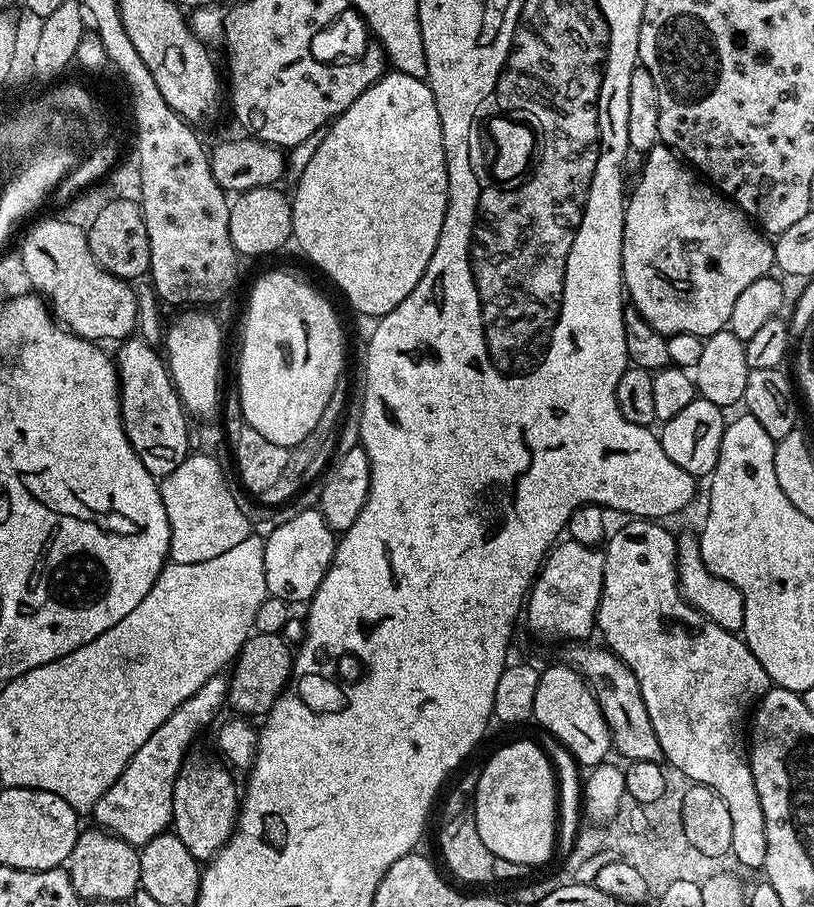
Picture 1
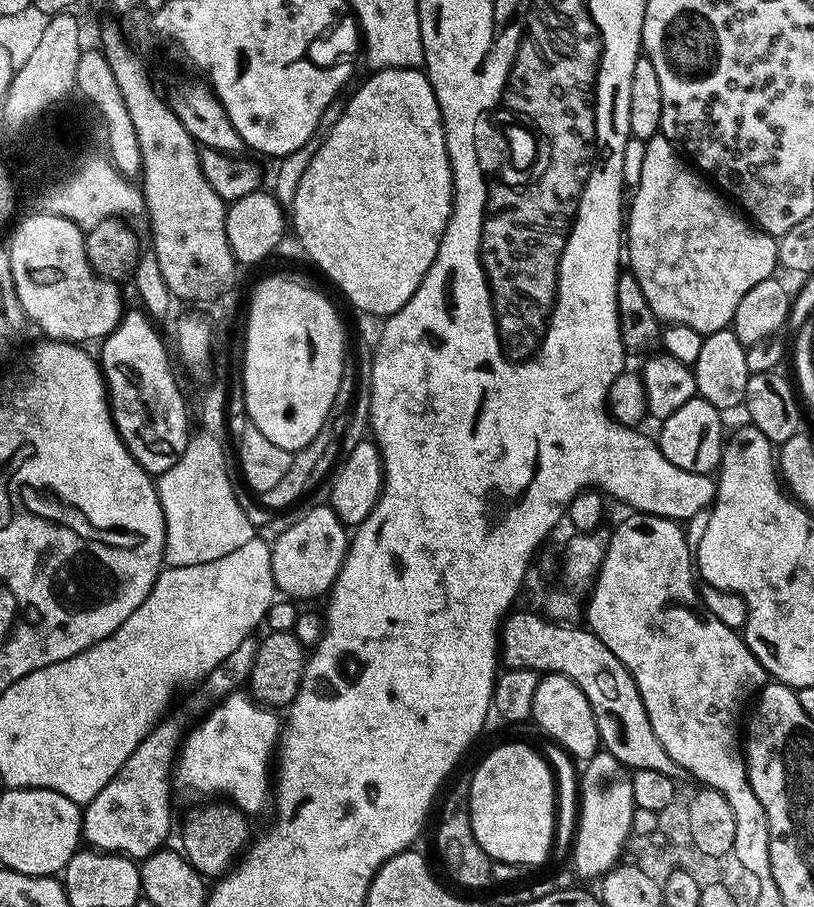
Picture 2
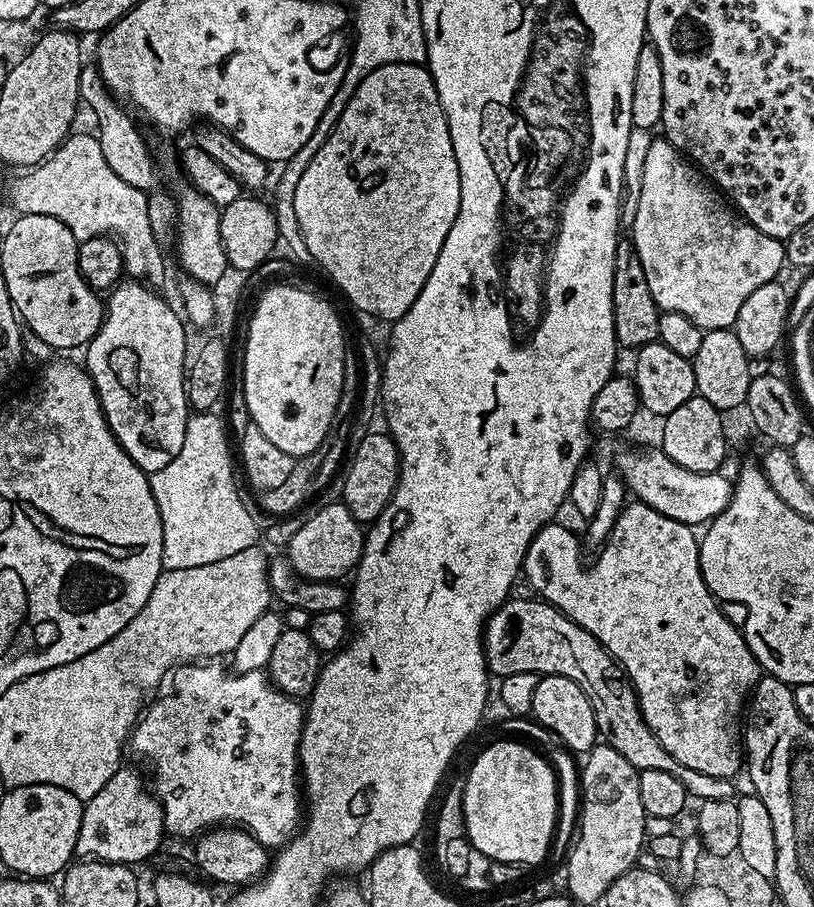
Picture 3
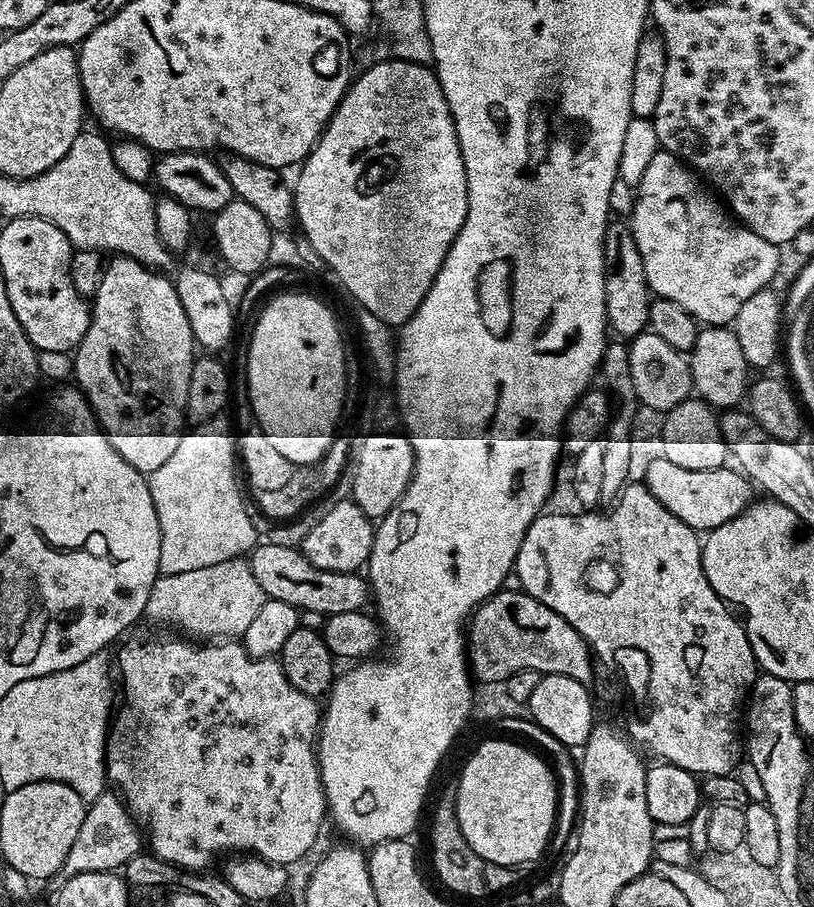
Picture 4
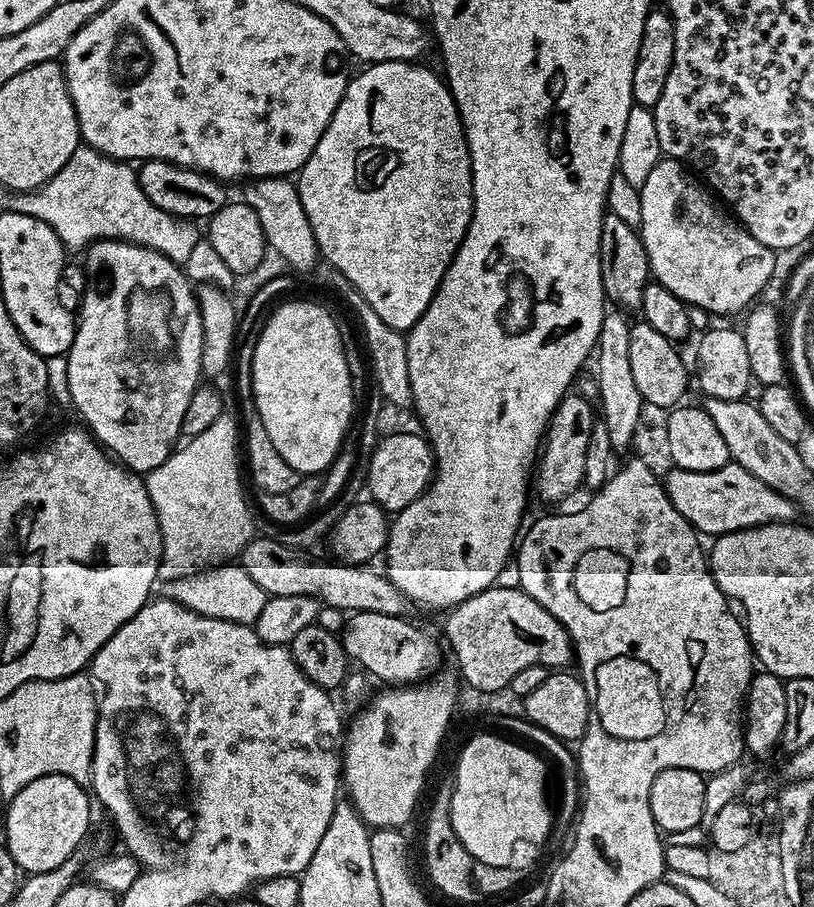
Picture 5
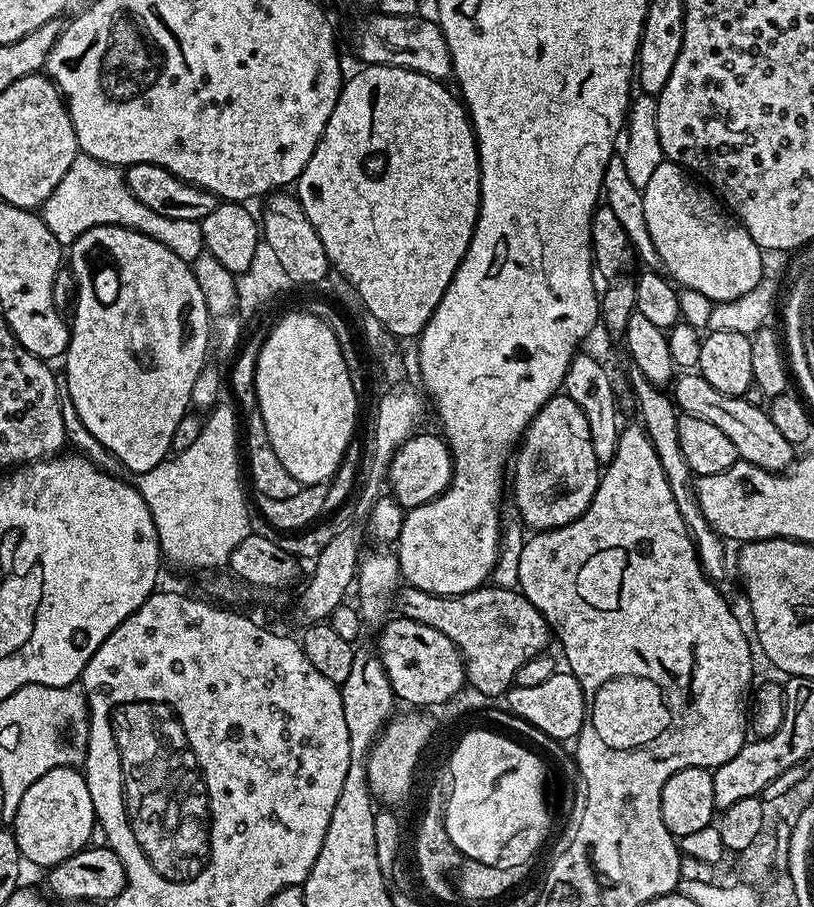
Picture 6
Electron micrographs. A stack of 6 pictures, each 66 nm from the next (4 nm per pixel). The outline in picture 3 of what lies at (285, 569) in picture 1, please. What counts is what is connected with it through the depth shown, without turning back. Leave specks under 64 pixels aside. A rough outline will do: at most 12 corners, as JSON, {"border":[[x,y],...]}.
{"border":[[339,502],[286,545],[304,580],[343,581],[365,529]]}

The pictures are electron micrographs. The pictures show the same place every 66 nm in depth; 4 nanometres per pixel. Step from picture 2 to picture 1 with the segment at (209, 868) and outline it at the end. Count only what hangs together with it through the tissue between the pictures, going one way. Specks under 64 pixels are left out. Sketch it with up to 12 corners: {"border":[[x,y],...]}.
{"border":[[185,759],[171,831],[201,862],[236,828],[233,773]]}

